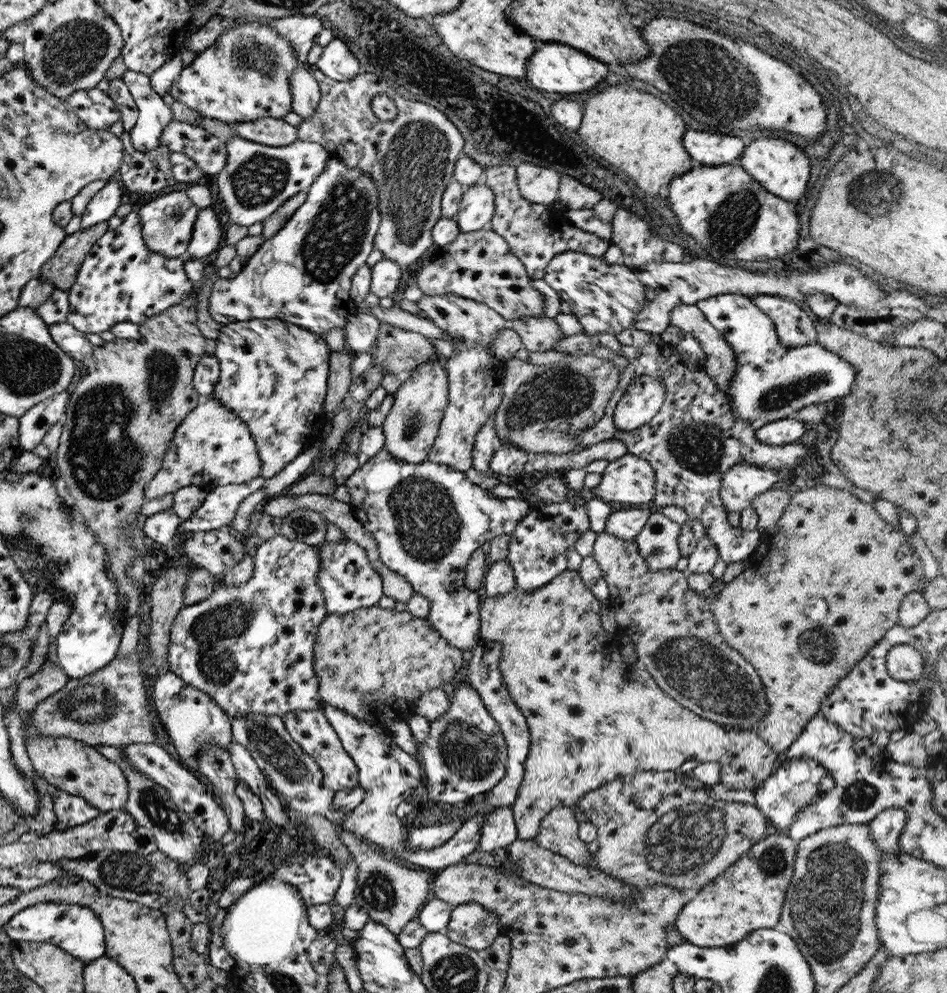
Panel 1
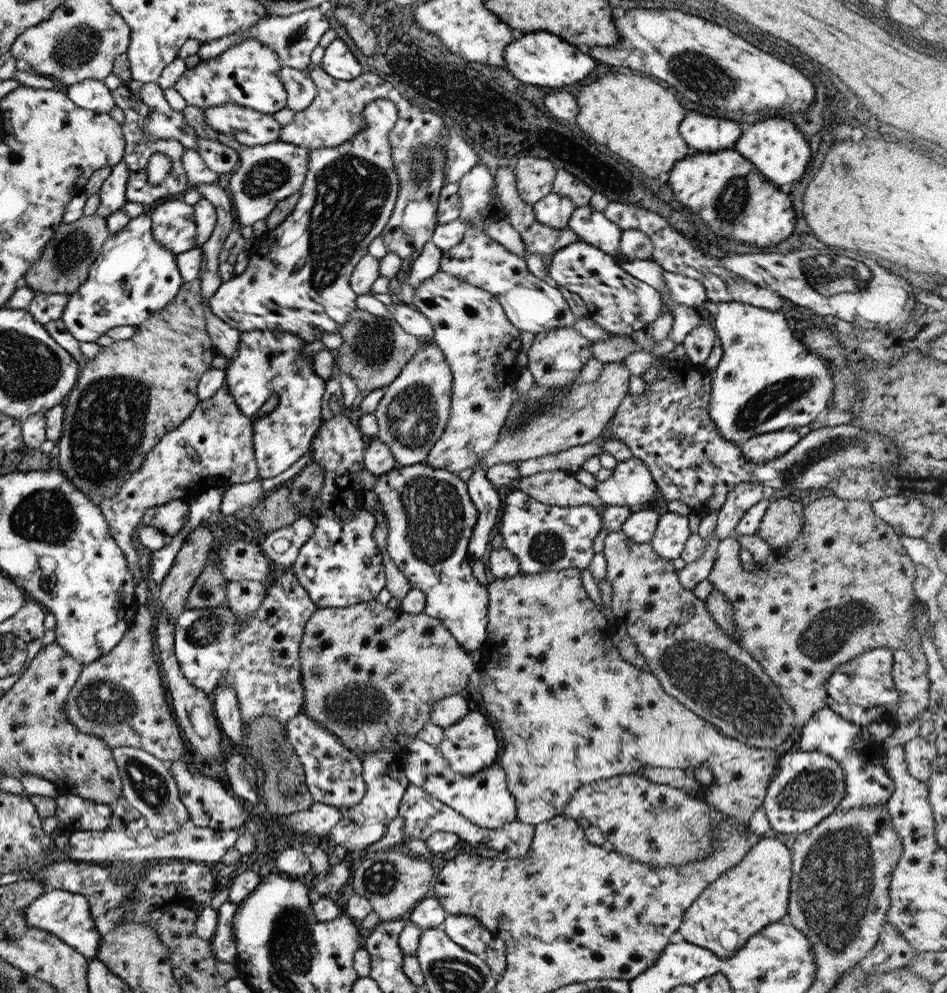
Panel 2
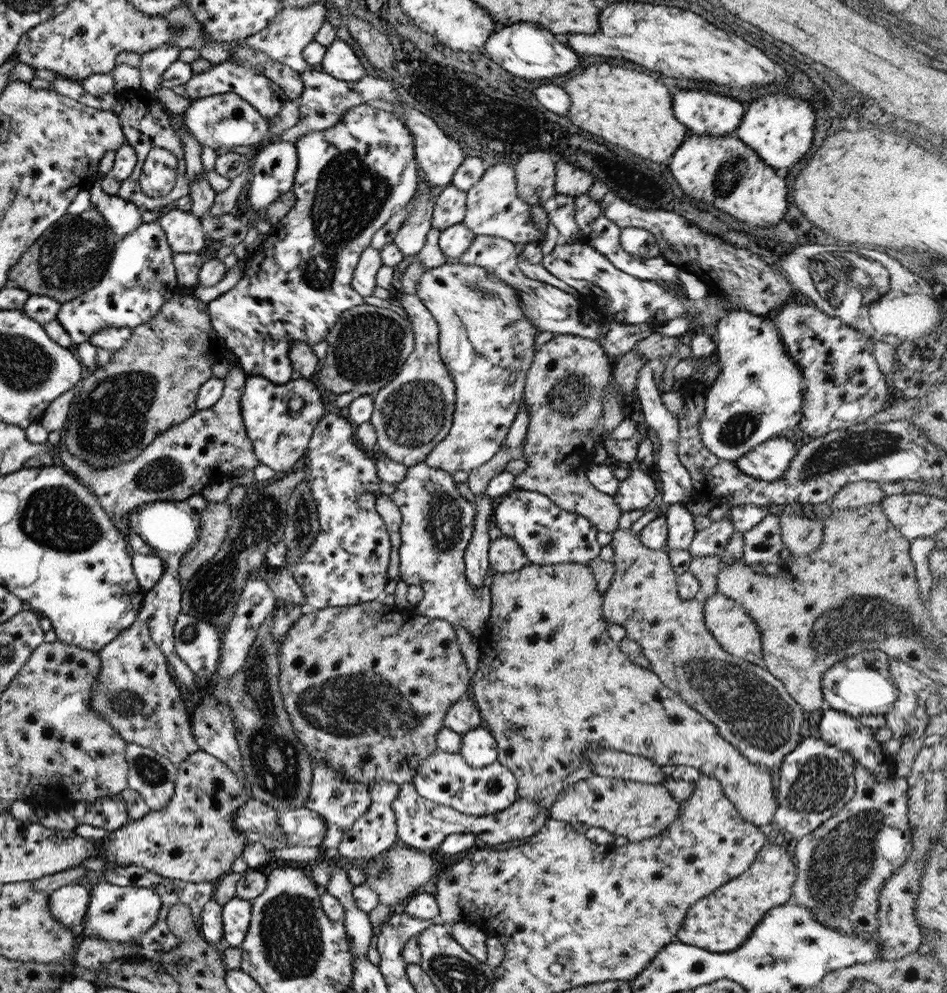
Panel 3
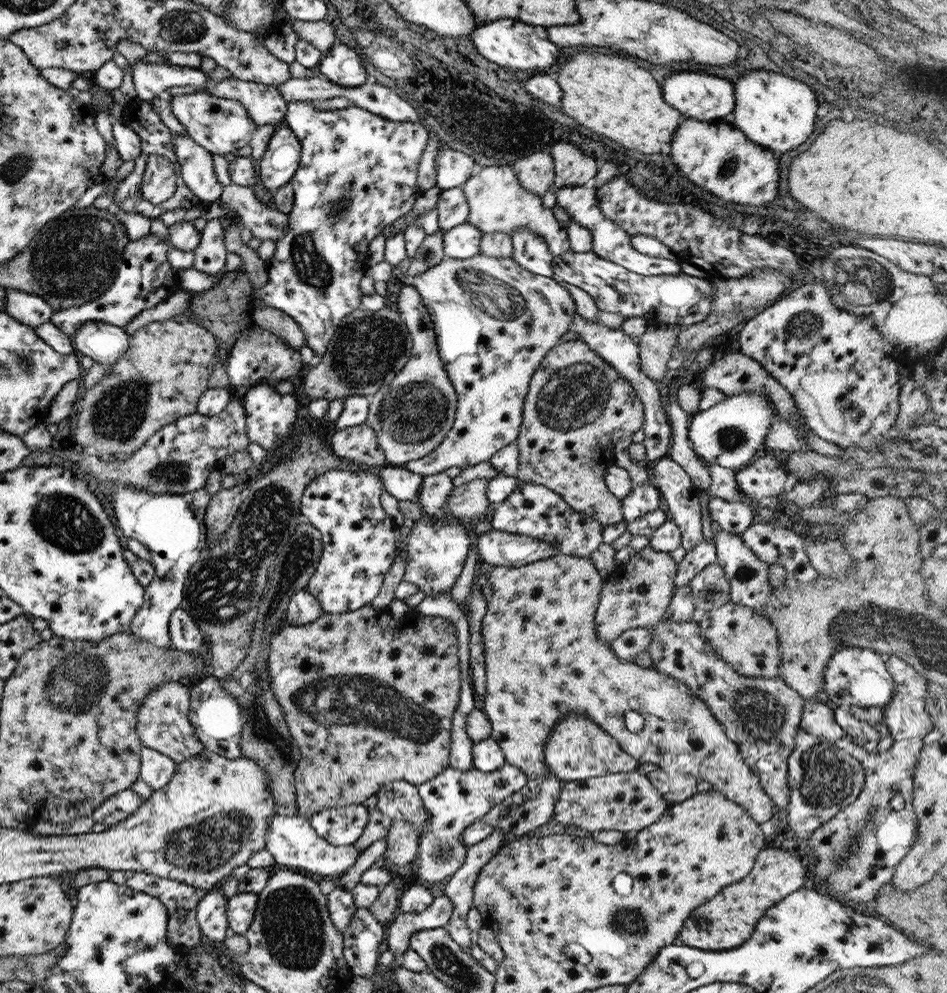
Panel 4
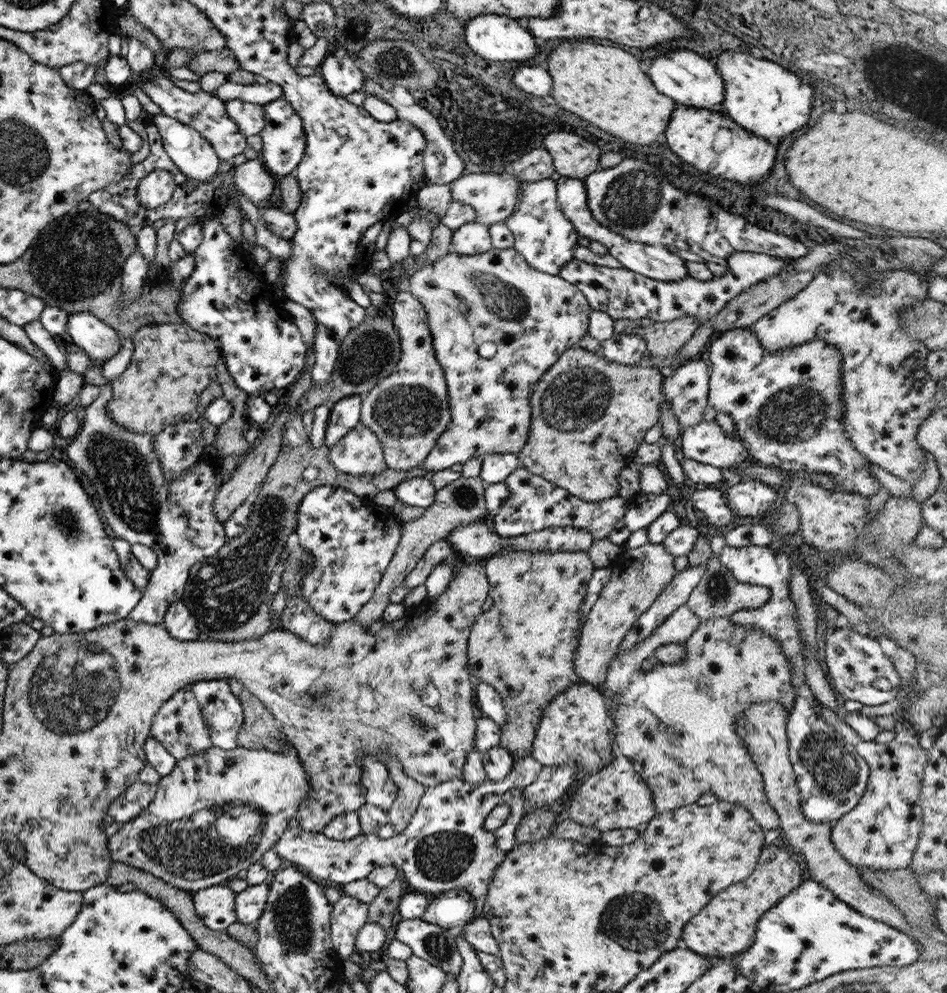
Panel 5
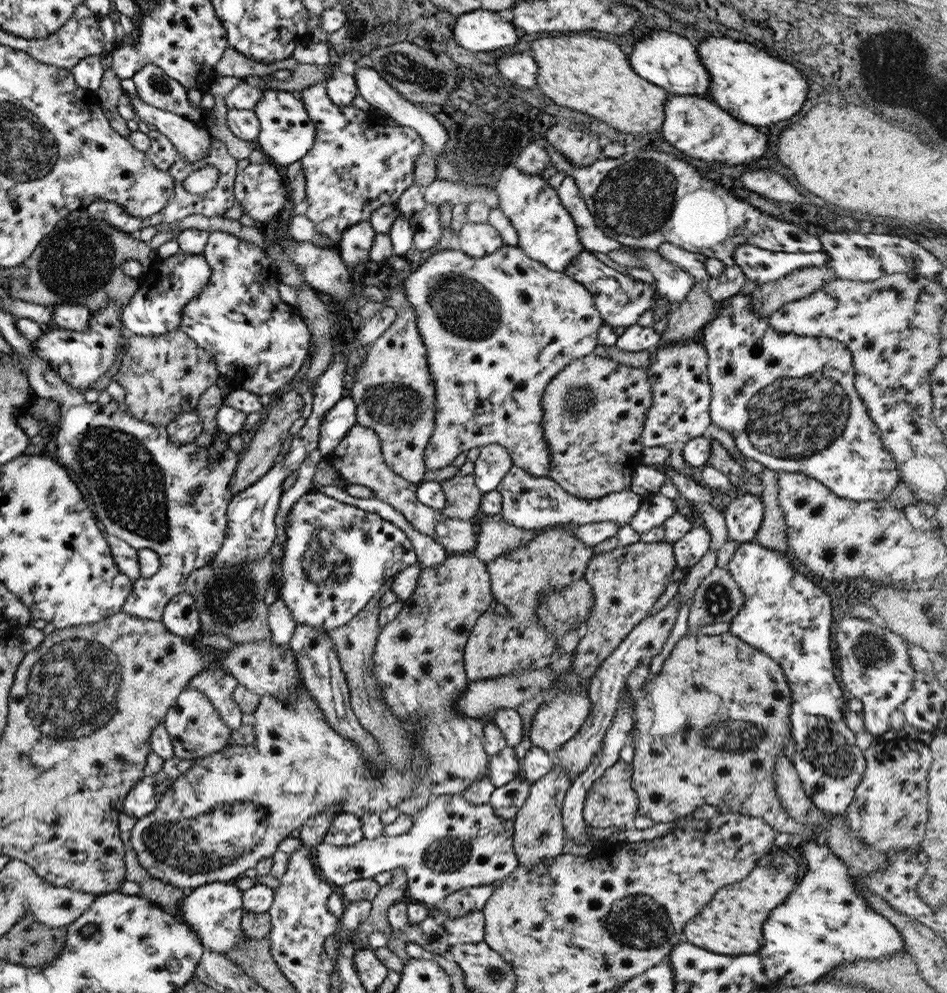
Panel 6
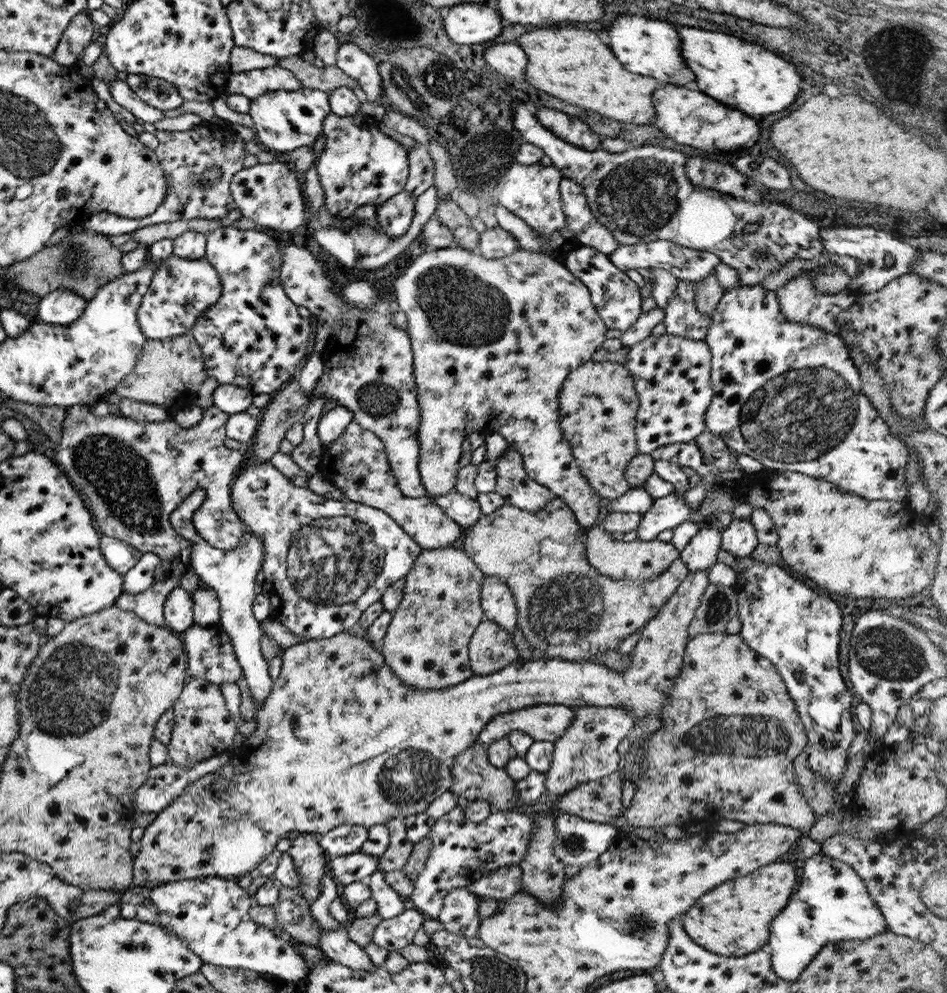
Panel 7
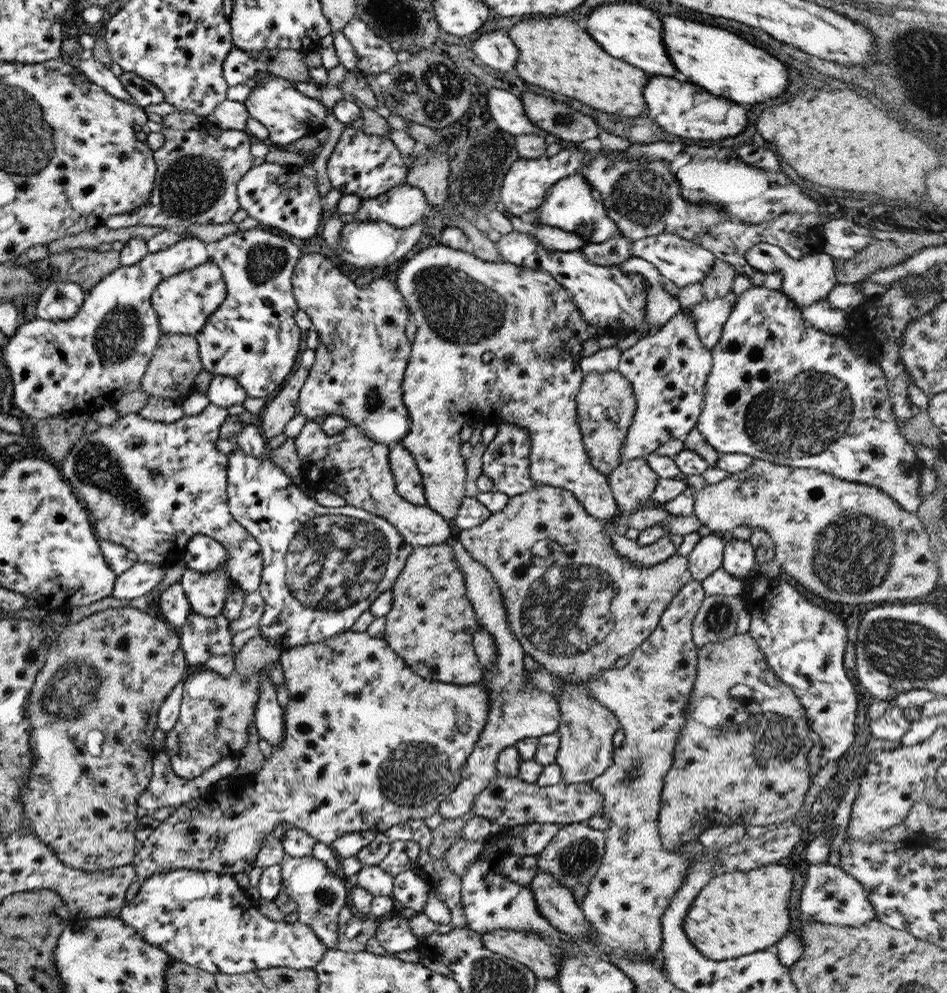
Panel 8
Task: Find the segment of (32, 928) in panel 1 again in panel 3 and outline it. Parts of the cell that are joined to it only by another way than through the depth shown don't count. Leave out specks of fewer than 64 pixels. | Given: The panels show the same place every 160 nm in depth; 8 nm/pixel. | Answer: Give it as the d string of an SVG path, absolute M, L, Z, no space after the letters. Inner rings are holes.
M66 885L49 893L47 910L53 920L59 921L75 936L82 934L82 922L89 904L88 888L80 885Z

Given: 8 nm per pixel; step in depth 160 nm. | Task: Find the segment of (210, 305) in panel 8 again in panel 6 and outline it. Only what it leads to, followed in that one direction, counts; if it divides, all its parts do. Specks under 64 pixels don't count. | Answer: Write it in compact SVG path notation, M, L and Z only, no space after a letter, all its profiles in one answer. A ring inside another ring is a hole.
M180 252L149 263L139 277L138 289L121 311L121 322L127 332L151 336L178 328L183 307L205 288L211 271L203 256Z

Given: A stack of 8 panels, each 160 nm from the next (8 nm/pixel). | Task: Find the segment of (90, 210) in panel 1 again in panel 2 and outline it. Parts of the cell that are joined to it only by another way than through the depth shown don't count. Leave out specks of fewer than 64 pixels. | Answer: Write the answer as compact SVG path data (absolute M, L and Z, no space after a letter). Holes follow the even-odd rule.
M122 160L110 168L109 176L106 176L106 180L97 192L99 195L99 205L95 211L97 216L105 218L114 210L124 206L126 202L124 189L128 174L127 164Z

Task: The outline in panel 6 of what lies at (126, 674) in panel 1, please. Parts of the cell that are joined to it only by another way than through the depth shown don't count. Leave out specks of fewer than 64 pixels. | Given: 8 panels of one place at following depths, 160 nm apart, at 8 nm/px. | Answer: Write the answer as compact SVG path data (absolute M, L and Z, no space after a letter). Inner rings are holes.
M183 689L166 711L167 714L161 723L169 735L172 754L177 758L193 761L224 749L229 744L230 728L223 722L205 694L197 689Z

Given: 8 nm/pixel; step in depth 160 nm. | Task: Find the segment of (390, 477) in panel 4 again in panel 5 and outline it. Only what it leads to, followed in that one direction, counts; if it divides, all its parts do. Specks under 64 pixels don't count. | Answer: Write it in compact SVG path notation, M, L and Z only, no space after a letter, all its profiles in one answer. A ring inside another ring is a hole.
M415 476L408 478L393 488L396 500L408 506L426 509L434 502L434 486L427 477Z

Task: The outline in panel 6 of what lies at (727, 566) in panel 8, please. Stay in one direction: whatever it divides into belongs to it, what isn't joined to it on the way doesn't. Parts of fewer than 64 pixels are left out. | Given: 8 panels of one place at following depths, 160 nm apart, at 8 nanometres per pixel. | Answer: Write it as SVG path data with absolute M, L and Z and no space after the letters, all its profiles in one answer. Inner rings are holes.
M750 494L736 496L730 505L720 508L723 513L728 540L737 543L752 541L763 516L763 503L760 496Z

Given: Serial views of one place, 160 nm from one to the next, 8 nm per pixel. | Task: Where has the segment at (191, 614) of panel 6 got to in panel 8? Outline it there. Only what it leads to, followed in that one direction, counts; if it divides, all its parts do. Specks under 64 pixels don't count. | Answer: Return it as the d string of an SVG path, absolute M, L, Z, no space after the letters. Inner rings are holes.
M179 583L167 586L159 594L156 602L158 608L160 608L161 616L174 629L179 628L186 621L187 615L192 611Z

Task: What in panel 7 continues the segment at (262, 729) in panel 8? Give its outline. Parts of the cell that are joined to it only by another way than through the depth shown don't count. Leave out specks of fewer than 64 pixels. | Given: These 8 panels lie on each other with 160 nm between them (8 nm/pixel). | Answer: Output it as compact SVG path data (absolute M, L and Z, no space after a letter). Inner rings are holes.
M193 490L185 500L174 508L170 514L171 528L179 536L191 543L191 570L198 576L200 582L211 587L216 592L218 602L219 621L217 622L227 634L228 643L233 647L235 658L242 670L245 684L249 689L256 708L269 696L272 687L272 678L267 673L267 661L263 658L260 649L260 623L251 615L251 602L255 598L255 577L262 567L264 554L262 540L242 524L244 536L233 550L219 550L206 543L192 526L192 514L203 502L203 491Z

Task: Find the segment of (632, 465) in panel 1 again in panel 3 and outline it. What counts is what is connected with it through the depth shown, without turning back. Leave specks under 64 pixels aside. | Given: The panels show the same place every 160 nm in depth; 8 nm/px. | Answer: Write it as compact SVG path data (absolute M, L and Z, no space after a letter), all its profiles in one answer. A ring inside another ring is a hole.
M634 465L630 475L619 481L619 486L613 495L613 502L622 512L645 508L655 495L655 482L649 477L647 469Z

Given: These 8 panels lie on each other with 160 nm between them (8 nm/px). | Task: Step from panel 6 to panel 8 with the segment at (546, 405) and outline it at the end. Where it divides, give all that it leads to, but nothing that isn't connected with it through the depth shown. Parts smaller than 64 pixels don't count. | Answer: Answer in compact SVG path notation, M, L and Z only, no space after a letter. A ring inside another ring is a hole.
M617 372L587 373L581 376L581 385L575 393L575 424L581 432L581 440L589 462L606 478L619 463L619 449L623 447L625 432L631 426L636 401L629 382Z

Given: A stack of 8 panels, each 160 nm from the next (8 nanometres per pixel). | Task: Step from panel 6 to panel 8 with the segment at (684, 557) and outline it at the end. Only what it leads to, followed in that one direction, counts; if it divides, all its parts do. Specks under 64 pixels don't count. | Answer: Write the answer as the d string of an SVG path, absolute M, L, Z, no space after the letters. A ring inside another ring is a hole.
M706 531L697 544L686 554L692 580L701 582L722 563L724 540Z

